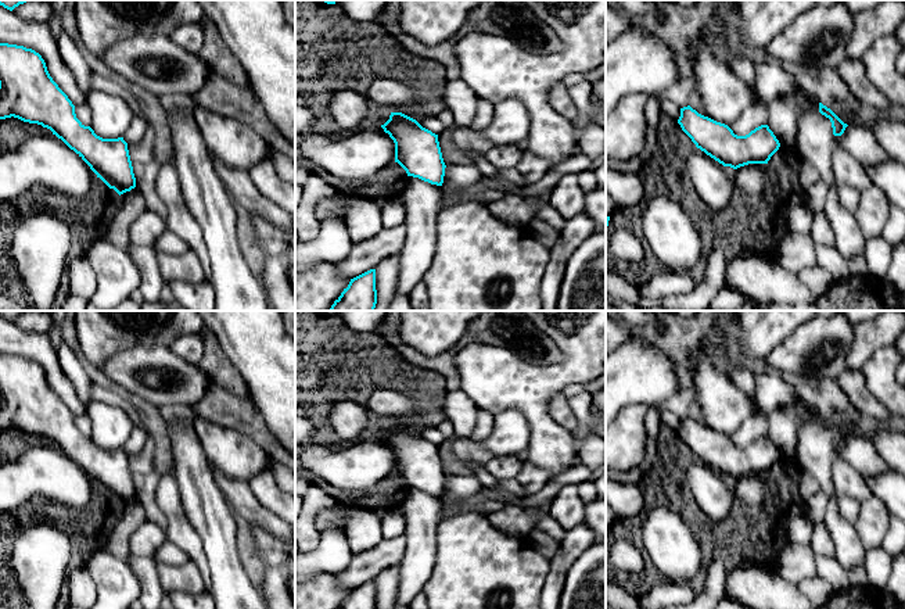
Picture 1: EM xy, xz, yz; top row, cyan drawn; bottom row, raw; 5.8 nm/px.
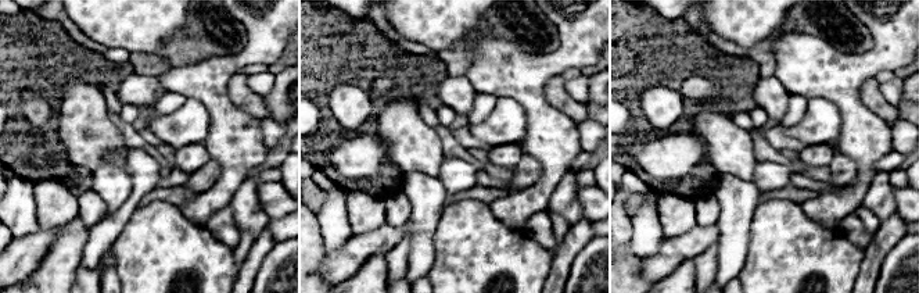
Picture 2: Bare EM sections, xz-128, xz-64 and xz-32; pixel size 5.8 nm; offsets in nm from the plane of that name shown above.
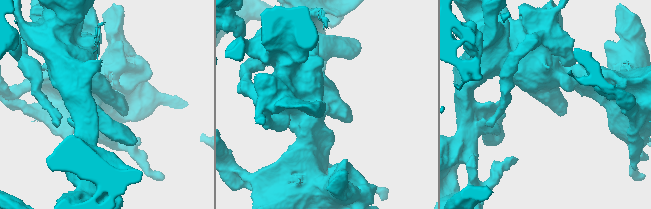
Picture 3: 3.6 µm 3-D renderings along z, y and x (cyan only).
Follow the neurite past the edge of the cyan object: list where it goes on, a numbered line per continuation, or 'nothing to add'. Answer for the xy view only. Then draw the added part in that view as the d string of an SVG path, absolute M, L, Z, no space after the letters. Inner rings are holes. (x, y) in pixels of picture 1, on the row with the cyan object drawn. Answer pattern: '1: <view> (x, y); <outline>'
nothing to add

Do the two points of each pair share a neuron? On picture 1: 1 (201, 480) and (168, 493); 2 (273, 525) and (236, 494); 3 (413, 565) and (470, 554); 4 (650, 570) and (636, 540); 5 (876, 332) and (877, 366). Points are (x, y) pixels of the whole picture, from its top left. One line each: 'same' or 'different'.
1: different
2: same
3: different
4: same
5: different

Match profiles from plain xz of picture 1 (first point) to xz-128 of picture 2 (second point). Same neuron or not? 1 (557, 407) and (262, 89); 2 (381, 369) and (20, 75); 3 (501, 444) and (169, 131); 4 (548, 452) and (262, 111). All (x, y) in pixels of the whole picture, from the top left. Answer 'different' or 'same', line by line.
1: different
2: same
3: same
4: different

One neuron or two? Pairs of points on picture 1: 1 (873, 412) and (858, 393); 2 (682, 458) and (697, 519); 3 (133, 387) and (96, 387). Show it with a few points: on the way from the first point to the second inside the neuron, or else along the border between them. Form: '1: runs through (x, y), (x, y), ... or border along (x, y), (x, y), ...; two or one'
1: runs through (869, 408), (859, 397); one
2: runs through (678, 473), (678, 493), (683, 504); one
3: border along (100, 378), (108, 386), (121, 390), (130, 398); two

